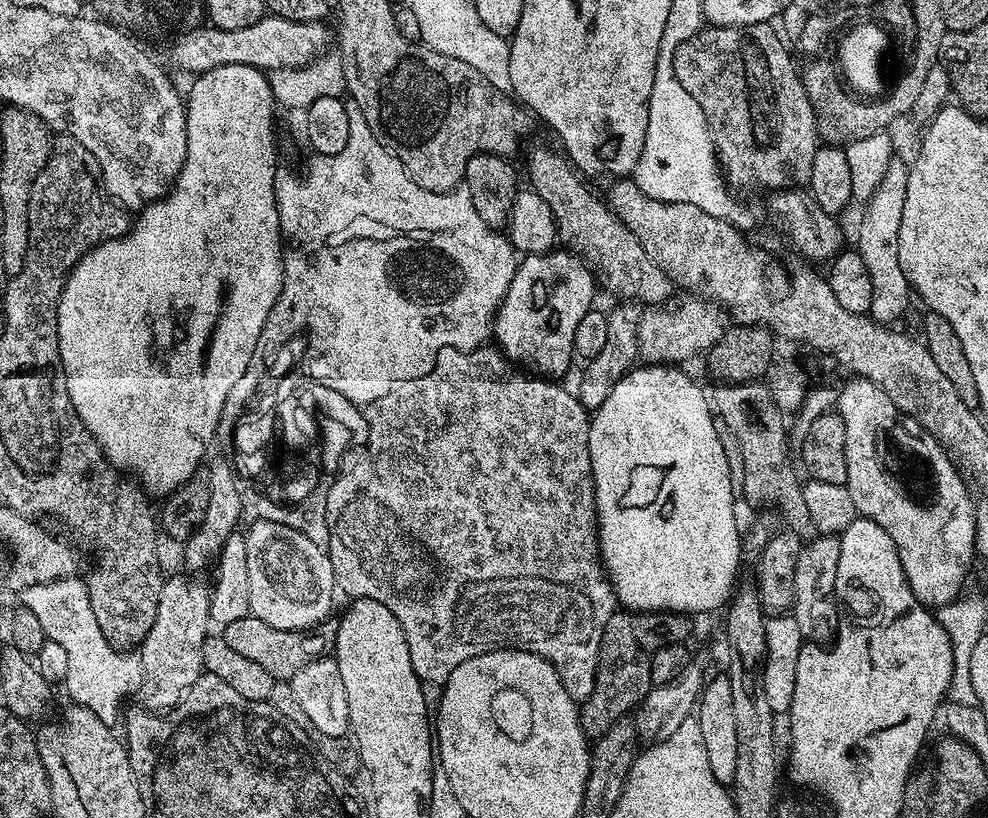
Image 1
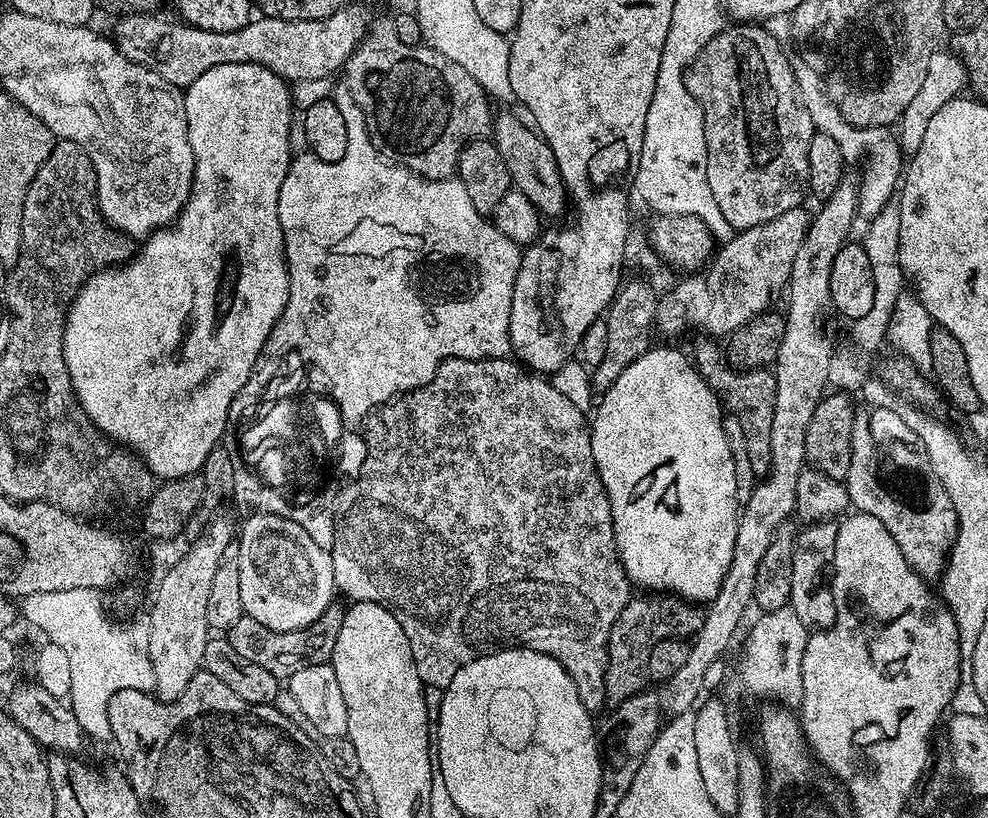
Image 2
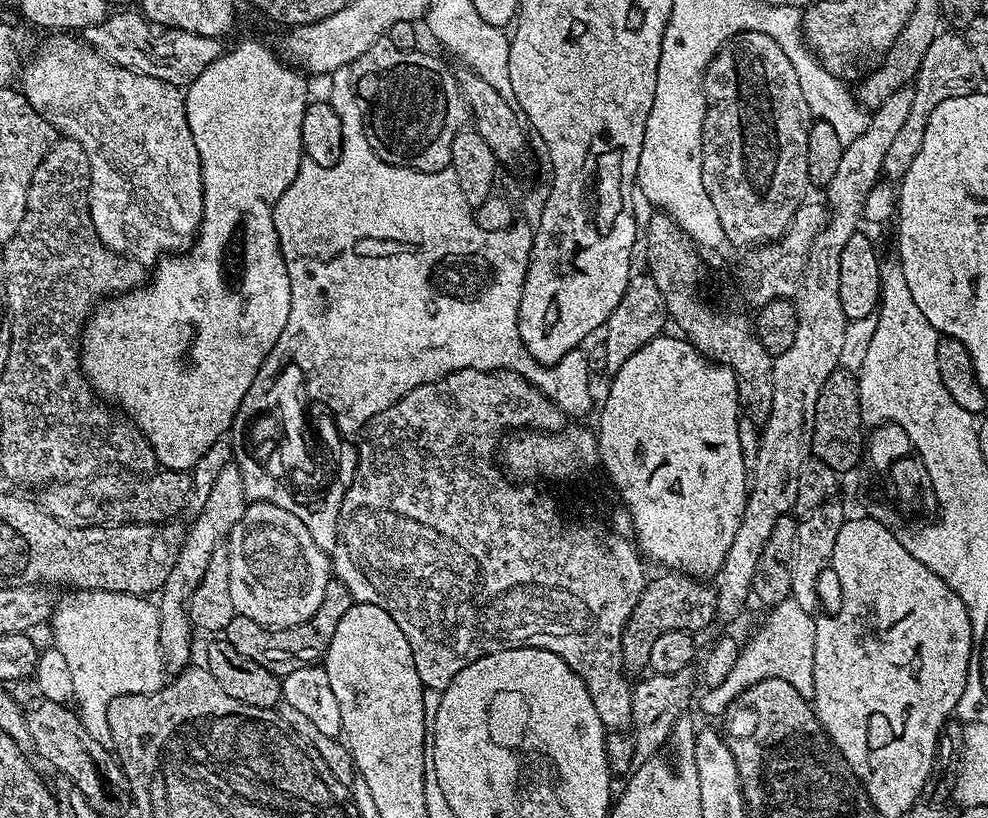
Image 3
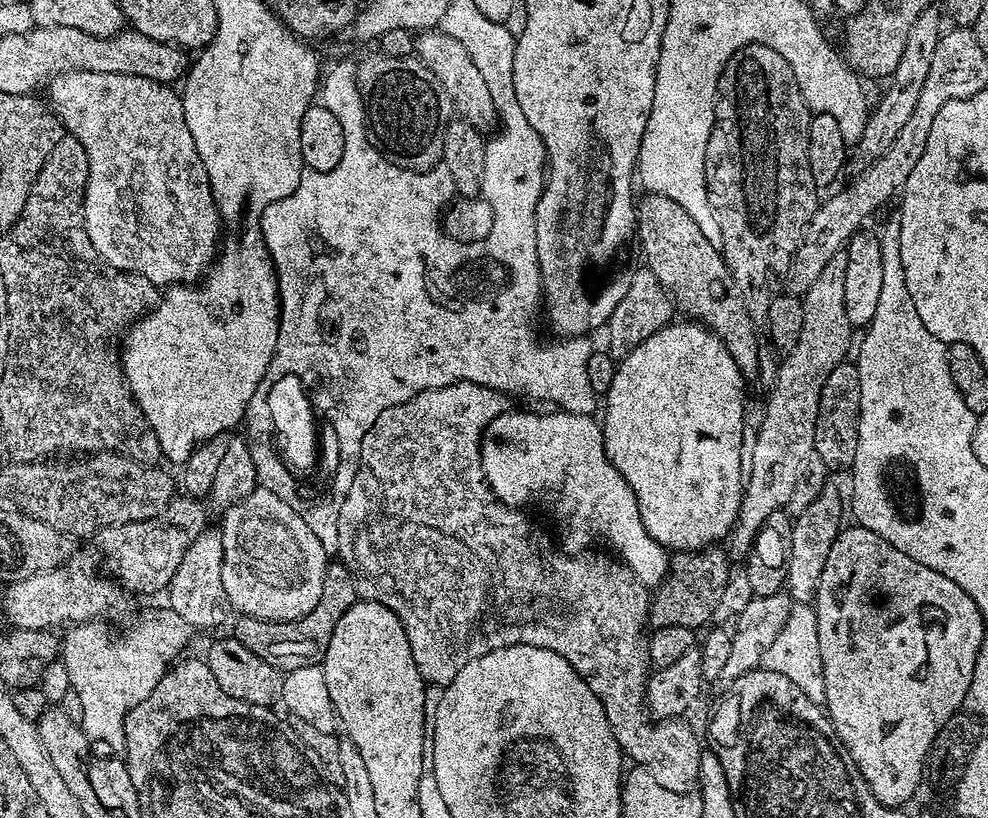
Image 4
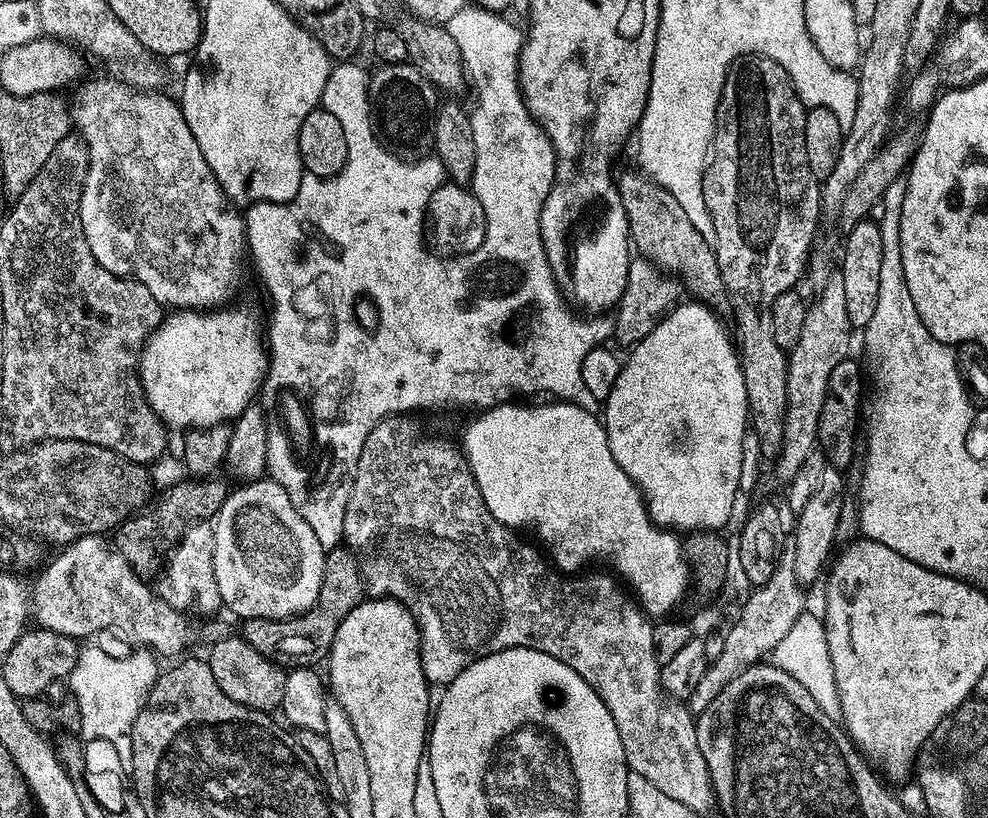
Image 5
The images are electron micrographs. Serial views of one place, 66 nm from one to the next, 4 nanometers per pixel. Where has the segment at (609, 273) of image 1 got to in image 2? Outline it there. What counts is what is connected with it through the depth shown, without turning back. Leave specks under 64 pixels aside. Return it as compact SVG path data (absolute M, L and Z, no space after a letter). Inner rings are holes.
M497 111L492 121L490 139L495 144L498 154L502 154L502 162L506 162L512 188L522 193L545 217L560 216L564 212L564 203L567 205L570 197L562 182L554 150L550 150L547 140L539 131L525 124L512 112Z

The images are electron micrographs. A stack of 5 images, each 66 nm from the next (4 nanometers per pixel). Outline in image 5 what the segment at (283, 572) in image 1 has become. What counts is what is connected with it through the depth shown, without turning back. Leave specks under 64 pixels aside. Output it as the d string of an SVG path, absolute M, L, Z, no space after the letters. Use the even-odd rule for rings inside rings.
M261 478L233 487L222 506L216 512L212 533L214 534L214 578L218 578L218 594L221 605L229 608L234 615L244 620L270 618L287 620L289 616L298 616L318 598L318 590L324 577L324 557L326 550L318 542L310 522L294 510L290 494L282 490L272 480Z

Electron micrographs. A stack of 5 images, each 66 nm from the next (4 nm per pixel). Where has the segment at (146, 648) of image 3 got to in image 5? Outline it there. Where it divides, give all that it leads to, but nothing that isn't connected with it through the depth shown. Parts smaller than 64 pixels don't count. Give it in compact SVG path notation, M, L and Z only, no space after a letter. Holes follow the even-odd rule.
M96 644L89 648L81 647L74 670L66 678L70 694L77 699L78 710L81 711L79 735L89 736L92 740L105 740L124 762L132 759L132 727L144 709L144 702L156 684L158 675L158 660L151 651L129 652L132 652L129 656L111 656L106 649Z

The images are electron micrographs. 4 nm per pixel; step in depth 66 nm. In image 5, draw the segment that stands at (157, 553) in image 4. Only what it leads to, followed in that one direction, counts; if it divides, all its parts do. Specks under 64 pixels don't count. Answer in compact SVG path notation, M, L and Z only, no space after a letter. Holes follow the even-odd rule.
M183 478L164 496L164 508L168 511L168 528L163 528L156 520L136 520L140 518L129 518L120 525L115 533L115 547L120 549L120 553L130 562L130 566L135 568L141 574L148 574L148 571L156 564L156 544L160 544L163 540L175 542L180 539L185 528L190 522L204 522L209 518L215 517L216 512L222 506L222 502L228 497L230 484L224 480L216 480L217 478Z

